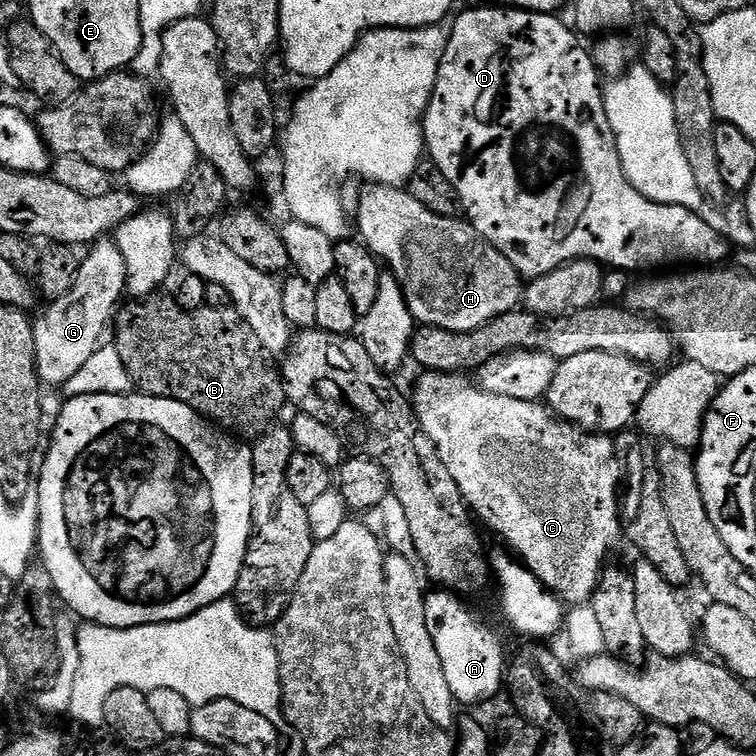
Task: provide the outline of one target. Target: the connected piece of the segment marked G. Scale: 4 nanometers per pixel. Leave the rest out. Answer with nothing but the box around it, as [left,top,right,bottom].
[34,239,128,386]

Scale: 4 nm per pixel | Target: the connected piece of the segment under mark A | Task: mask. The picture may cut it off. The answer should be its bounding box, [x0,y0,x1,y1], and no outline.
[425,590,506,706]

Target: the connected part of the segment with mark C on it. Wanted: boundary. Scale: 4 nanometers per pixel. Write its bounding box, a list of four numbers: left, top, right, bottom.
[411,372,622,606]

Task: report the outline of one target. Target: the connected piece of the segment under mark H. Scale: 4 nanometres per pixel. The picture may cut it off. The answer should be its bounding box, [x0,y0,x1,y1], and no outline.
[354,184,522,332]

